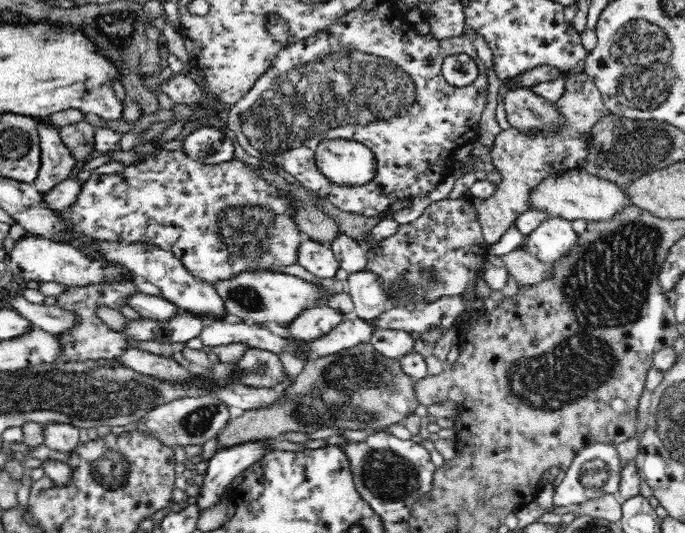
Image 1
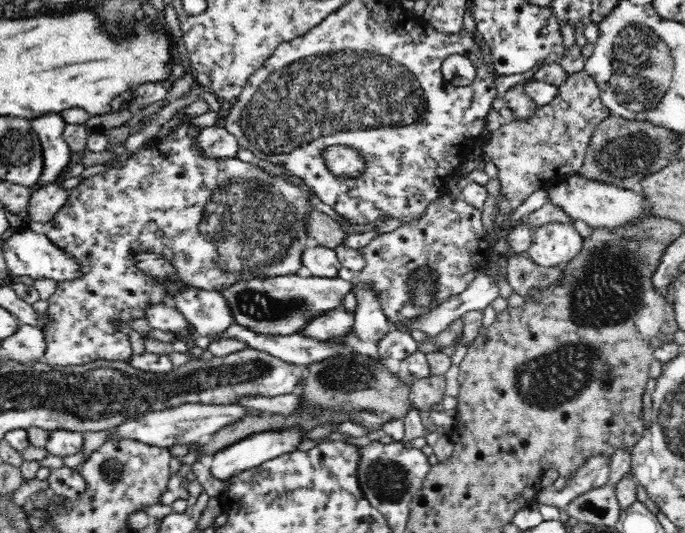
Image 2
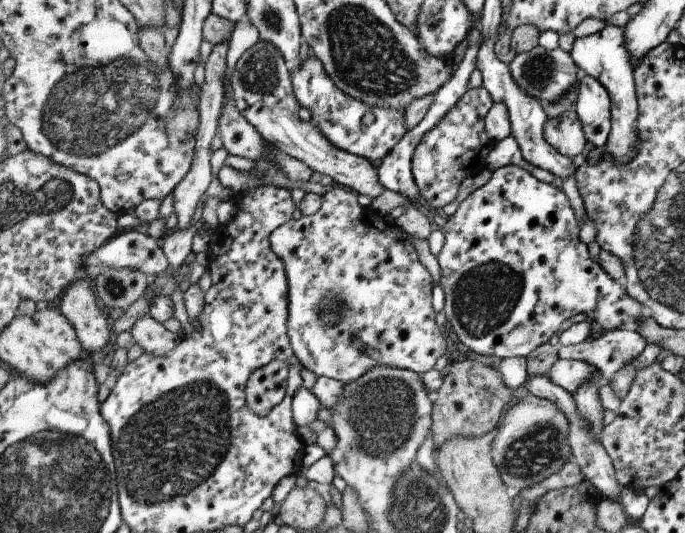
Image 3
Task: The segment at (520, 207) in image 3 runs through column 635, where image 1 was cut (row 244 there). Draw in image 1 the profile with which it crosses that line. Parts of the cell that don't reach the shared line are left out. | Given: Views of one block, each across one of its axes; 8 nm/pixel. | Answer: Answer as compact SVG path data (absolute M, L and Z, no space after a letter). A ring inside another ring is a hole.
M305 238L298 246L296 263L319 278L334 278L339 269L339 262L336 260L331 247L309 238Z

